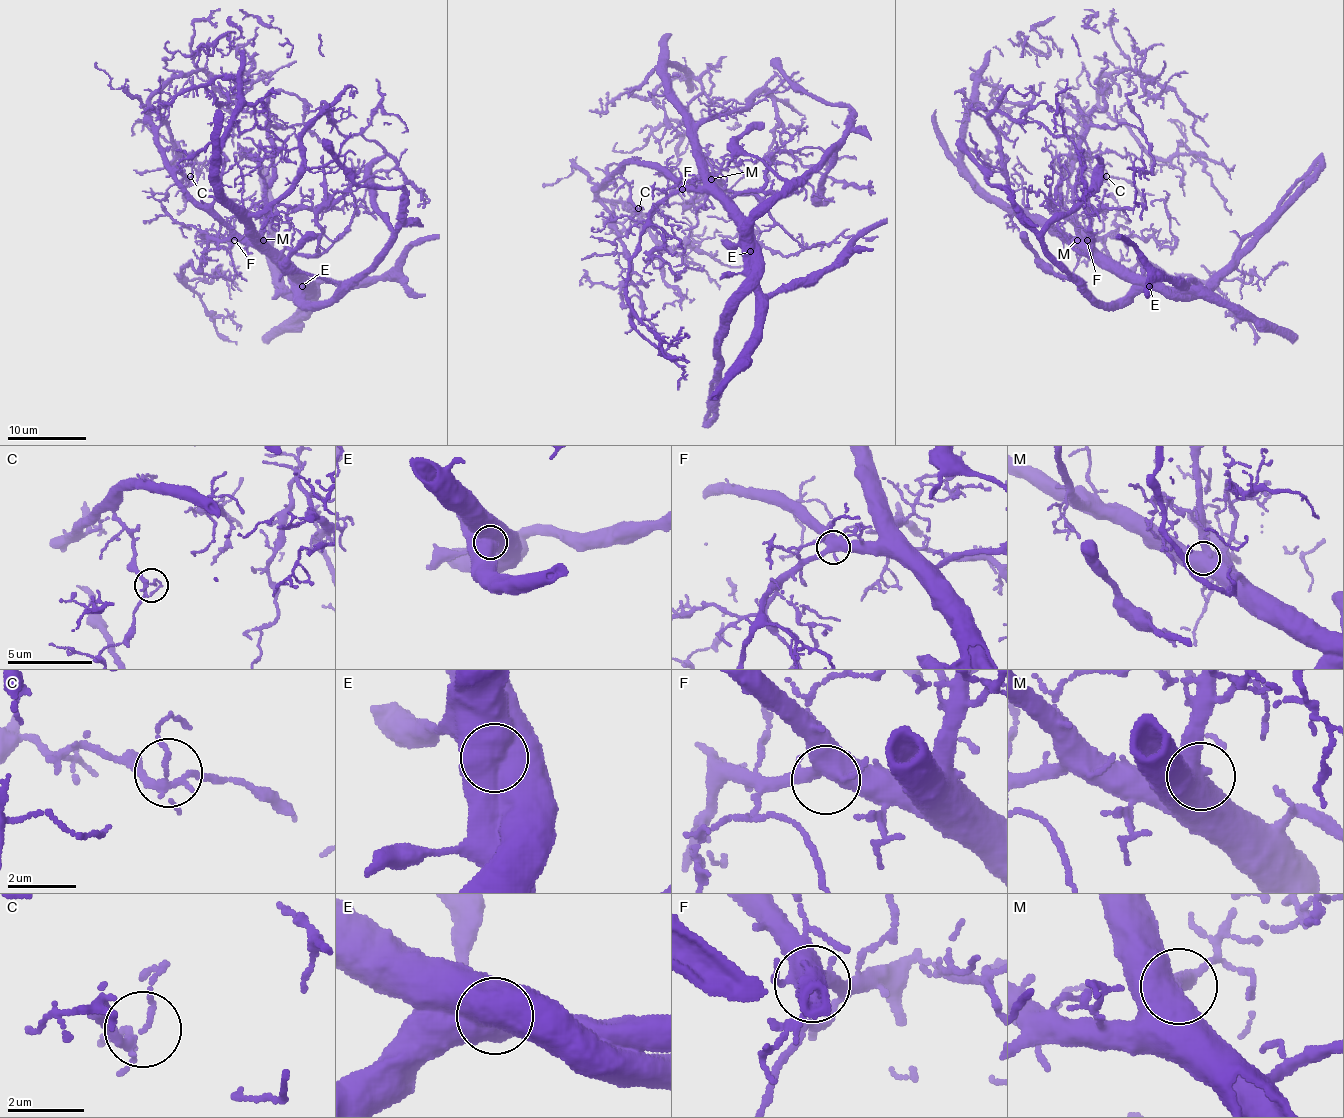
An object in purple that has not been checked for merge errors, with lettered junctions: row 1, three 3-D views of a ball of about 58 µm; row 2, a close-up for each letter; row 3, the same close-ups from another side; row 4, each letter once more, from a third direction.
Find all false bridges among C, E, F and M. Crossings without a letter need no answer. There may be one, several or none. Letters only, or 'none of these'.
E

